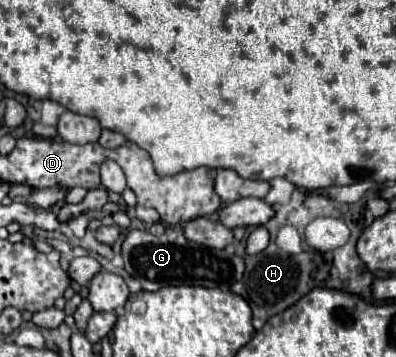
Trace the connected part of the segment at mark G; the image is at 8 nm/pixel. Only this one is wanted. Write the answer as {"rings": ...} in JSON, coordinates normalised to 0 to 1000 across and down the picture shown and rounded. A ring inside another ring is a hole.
{"rings":[[[422,636],[407,664],[391,664],[361,641],[326,641],[311,675],[311,725],[321,765],[341,776],[366,815],[396,815],[422,798],[508,798],[578,815],[583,798],[604,787],[619,759],[619,737],[609,720],[497,686],[467,669],[452,636]]]}

